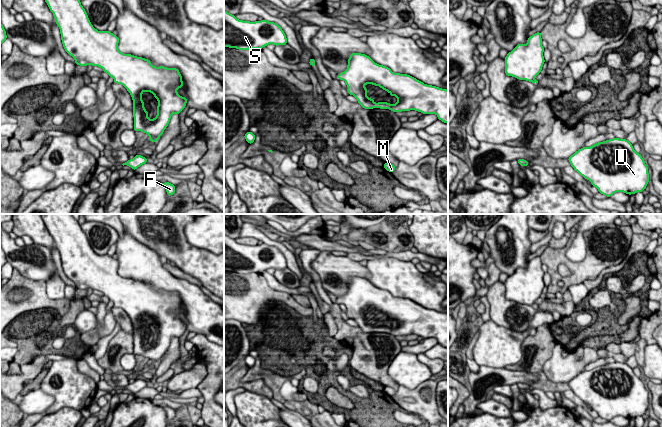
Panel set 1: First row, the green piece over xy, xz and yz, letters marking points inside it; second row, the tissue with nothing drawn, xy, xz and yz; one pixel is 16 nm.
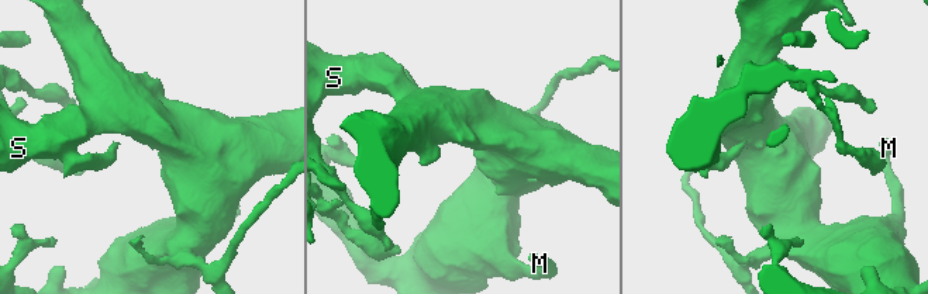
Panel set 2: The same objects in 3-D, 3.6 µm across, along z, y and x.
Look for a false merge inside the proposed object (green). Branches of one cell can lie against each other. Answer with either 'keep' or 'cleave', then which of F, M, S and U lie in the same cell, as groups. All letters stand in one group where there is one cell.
keep | F M S U

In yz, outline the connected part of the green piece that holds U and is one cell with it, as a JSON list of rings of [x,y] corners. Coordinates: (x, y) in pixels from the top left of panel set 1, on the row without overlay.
[[[613,362],[583,371],[568,385],[606,421],[616,416],[643,416],[649,406],[644,383],[627,363]]]

